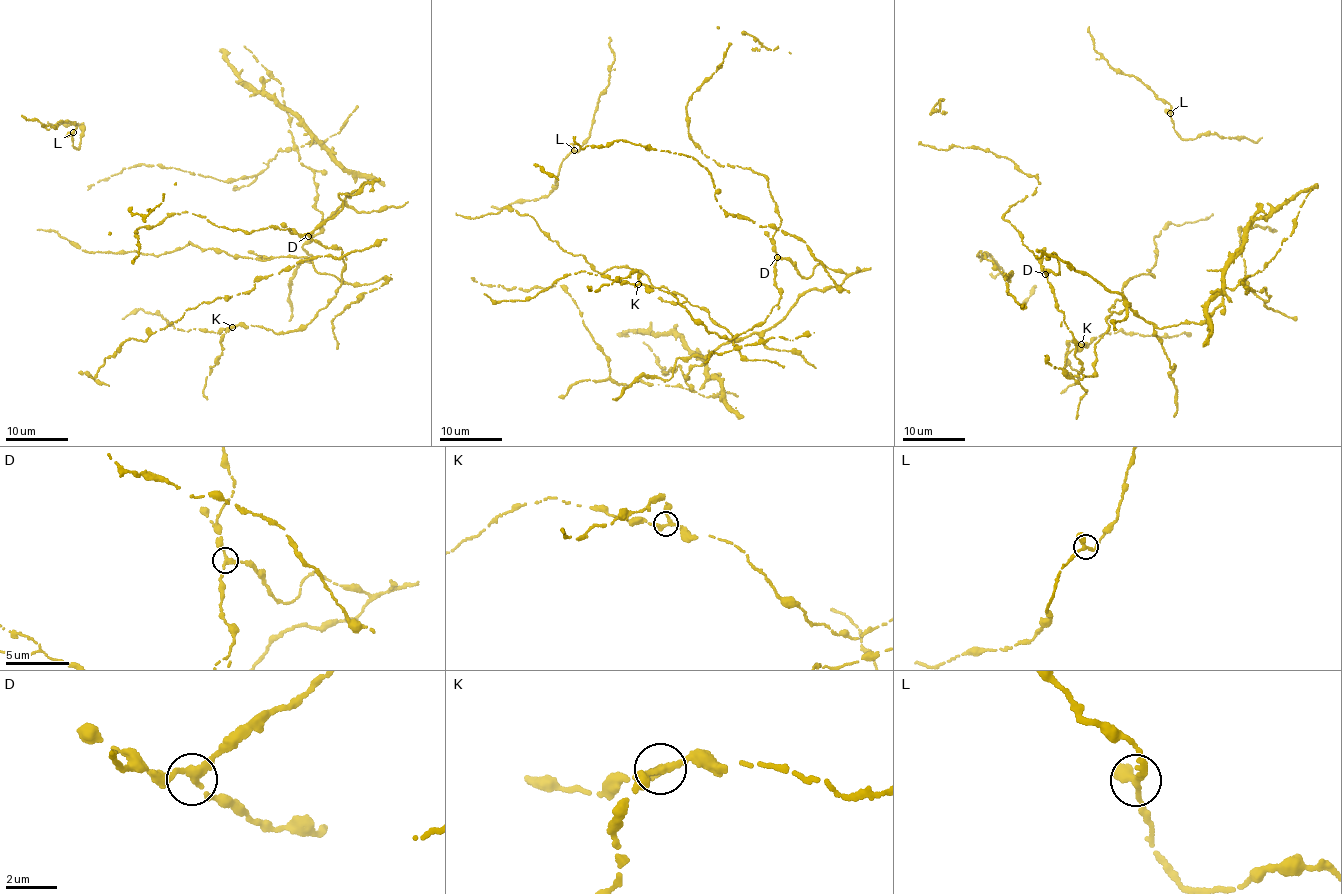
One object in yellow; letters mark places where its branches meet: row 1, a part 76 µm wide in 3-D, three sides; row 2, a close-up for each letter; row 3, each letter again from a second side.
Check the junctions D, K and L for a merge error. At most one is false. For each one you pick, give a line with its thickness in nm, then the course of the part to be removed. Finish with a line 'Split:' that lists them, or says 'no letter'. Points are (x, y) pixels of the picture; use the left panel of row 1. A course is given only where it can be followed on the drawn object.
Split: no letter

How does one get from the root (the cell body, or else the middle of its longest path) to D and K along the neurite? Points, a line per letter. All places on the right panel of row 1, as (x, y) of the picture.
D: (1138, 315), (1124, 296), (1051, 255), (1048, 258), (1054, 253), (1059, 273), (1048, 271), (1045, 274)
K: (1138, 315), (1124, 296), (1051, 255), (1059, 273), (1045, 275), (1083, 369), (1070, 375), (1066, 355), (1081, 344)

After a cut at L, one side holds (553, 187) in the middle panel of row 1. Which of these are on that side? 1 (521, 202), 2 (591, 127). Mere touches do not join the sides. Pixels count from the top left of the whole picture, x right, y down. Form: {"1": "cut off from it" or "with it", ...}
{"1": "with it", "2": "with it"}

